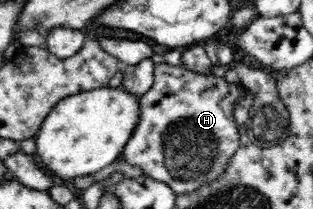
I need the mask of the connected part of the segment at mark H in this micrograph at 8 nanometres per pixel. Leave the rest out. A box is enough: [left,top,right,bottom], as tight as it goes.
[124,62,243,193]

